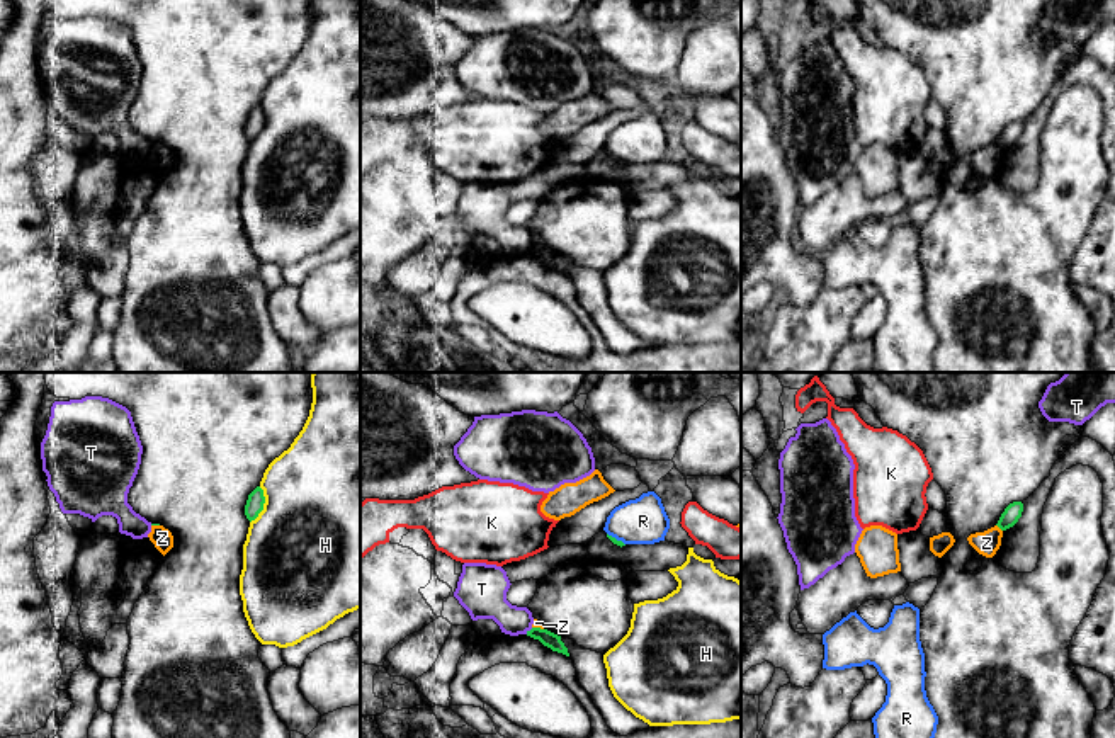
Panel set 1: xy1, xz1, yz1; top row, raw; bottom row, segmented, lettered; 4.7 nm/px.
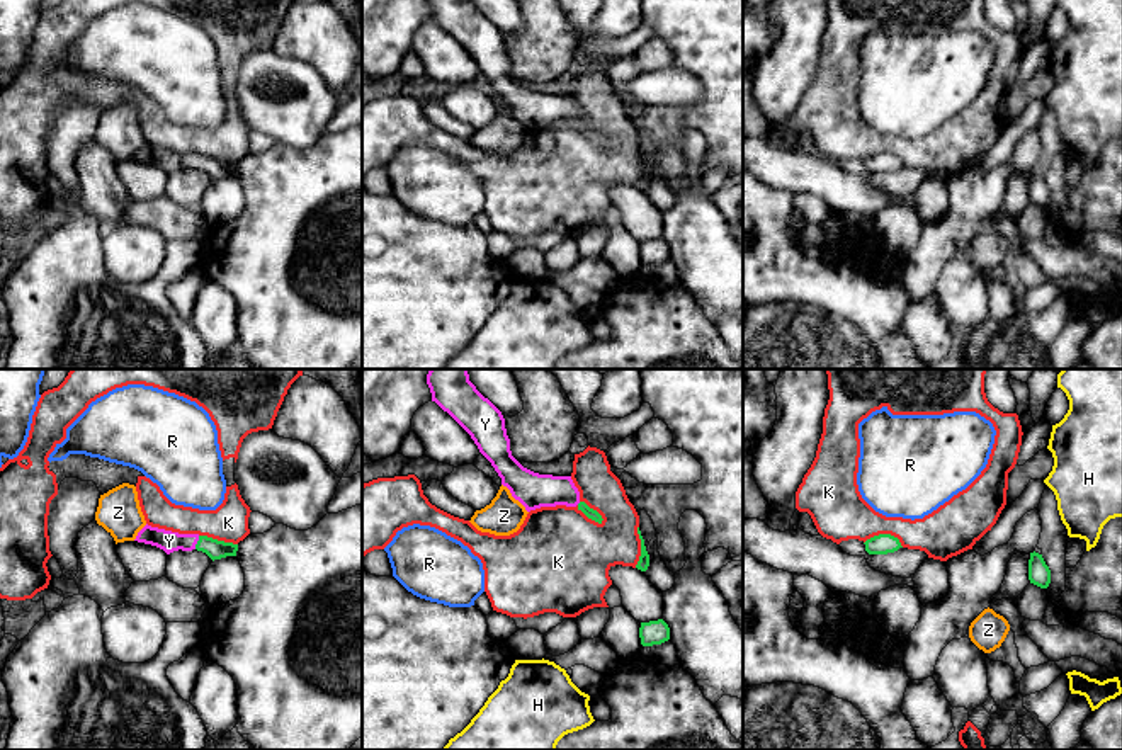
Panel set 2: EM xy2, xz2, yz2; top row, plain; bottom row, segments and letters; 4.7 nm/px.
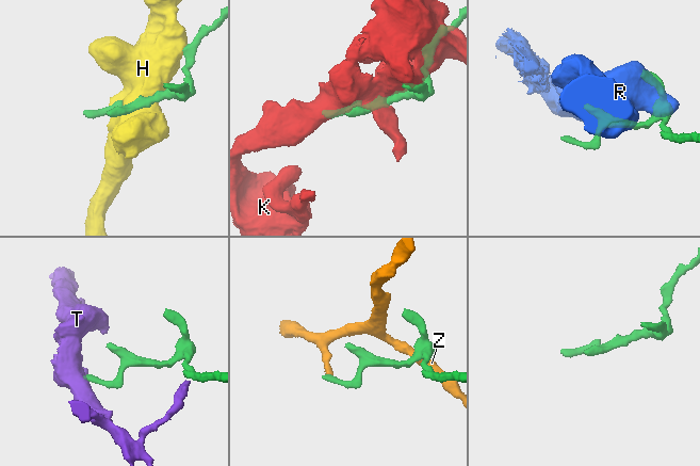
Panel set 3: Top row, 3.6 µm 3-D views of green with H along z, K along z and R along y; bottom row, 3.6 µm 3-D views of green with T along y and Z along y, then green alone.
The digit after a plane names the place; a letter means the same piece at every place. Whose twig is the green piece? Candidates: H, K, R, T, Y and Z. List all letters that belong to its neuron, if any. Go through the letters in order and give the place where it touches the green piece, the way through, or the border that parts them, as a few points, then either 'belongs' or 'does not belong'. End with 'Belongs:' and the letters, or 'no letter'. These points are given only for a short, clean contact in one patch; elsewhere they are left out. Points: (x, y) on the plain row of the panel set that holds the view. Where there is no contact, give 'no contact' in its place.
H: contact xy1 (262, 124); does not belong
K: contact xz2 (595, 130); does not belong
R: contact xz1 (614, 157); border xz1 (607, 152), (624, 164); does not belong
T: contact xz1 (531, 249); border xz1 (532, 247), (526, 252); does not belong
Y: contact xy2 (198, 162); way xy2 (216, 169), (198, 162), (169, 160); belongs
Z: contact yz1 (998, 145); does not belong
Belongs: Y

